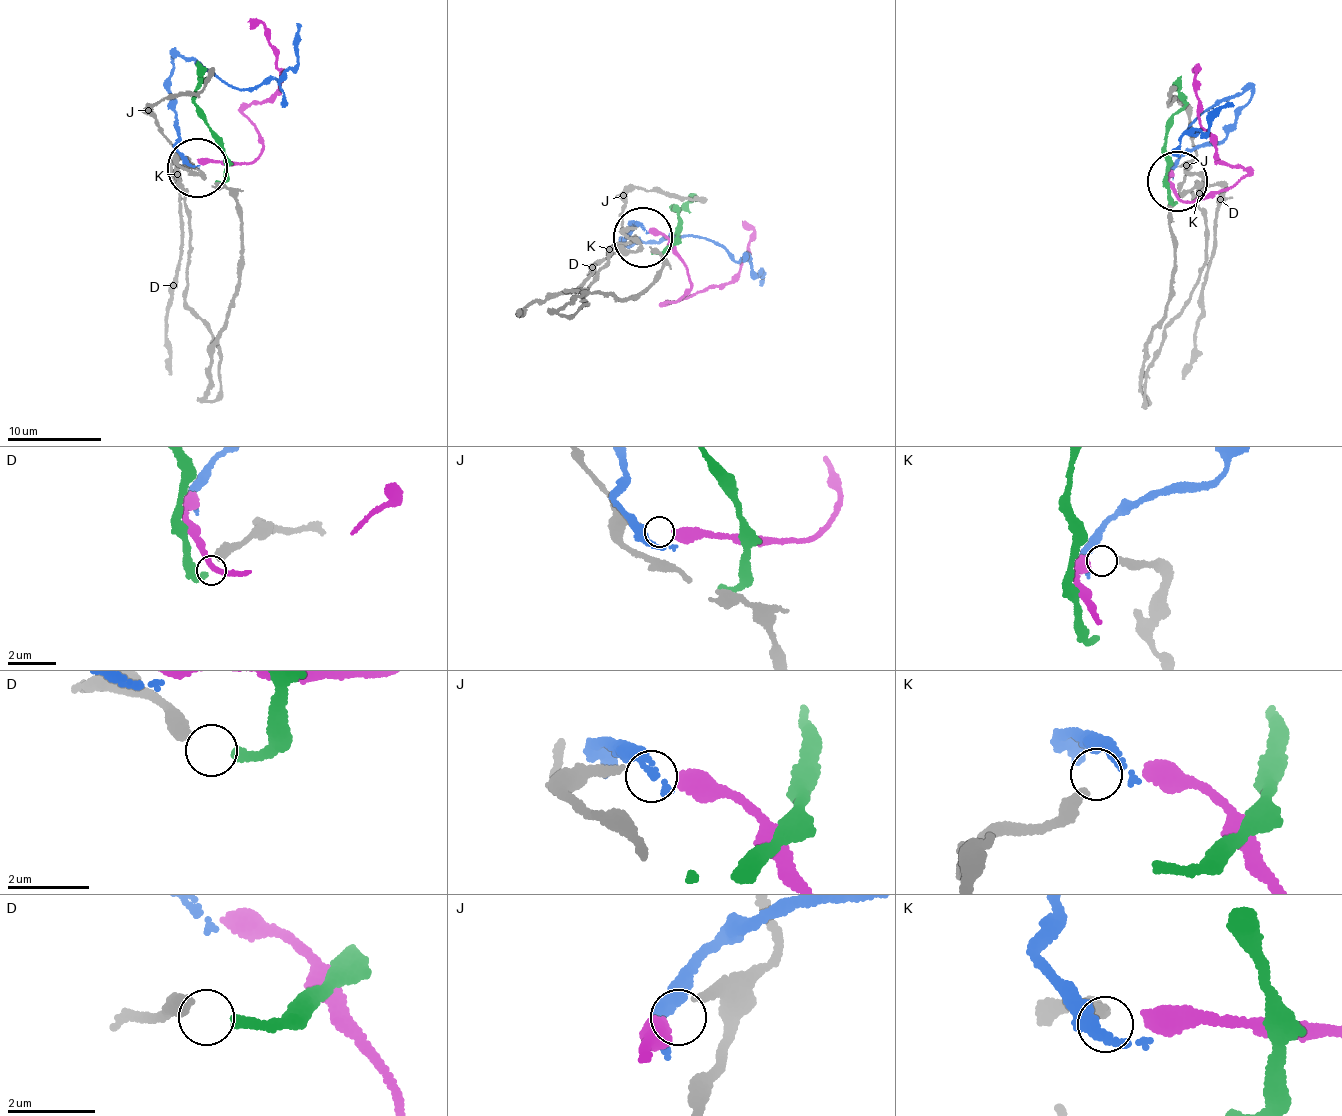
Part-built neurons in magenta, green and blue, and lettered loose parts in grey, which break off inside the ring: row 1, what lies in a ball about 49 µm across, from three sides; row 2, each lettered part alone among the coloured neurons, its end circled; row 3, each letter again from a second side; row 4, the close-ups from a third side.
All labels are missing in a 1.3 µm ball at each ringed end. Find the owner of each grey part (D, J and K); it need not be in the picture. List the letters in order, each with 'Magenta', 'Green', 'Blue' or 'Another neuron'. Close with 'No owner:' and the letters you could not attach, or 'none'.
D: Green
J: Magenta
K: Blue
No owner: none

